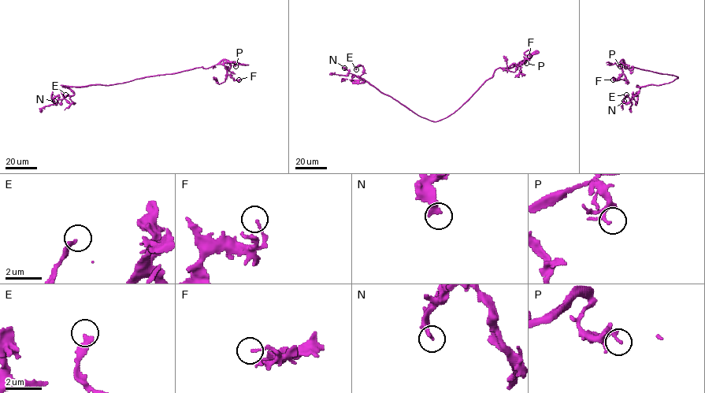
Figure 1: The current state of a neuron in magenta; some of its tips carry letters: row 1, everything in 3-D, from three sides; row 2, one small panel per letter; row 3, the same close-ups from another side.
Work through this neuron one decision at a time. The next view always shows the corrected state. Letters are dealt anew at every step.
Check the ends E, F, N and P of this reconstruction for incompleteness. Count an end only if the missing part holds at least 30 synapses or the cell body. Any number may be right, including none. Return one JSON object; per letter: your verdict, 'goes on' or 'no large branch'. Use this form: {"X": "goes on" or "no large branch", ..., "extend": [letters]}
{"E": "no large branch", "F": "no large branch", "N": "no large branch", "P": "no large branch", "extend": []}

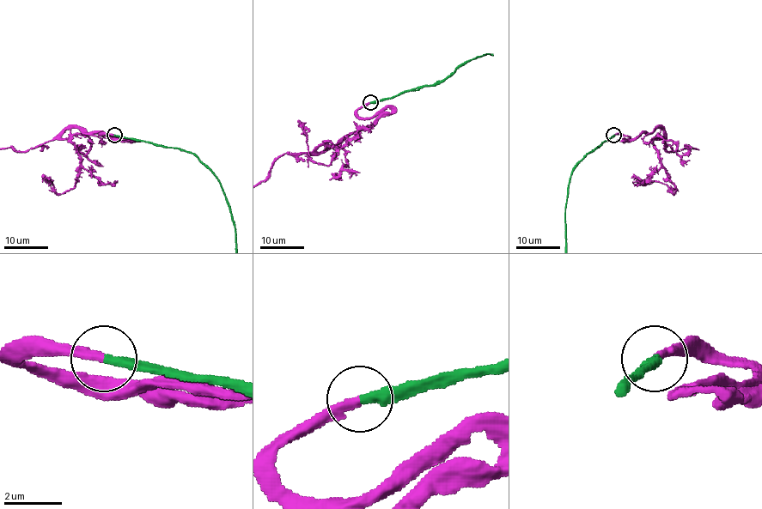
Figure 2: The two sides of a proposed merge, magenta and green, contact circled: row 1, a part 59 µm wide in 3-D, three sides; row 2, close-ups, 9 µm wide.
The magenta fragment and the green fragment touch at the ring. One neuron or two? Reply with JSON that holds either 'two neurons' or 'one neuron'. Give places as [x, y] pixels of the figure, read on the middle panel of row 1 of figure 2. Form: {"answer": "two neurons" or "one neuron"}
{"answer": "one neuron"}

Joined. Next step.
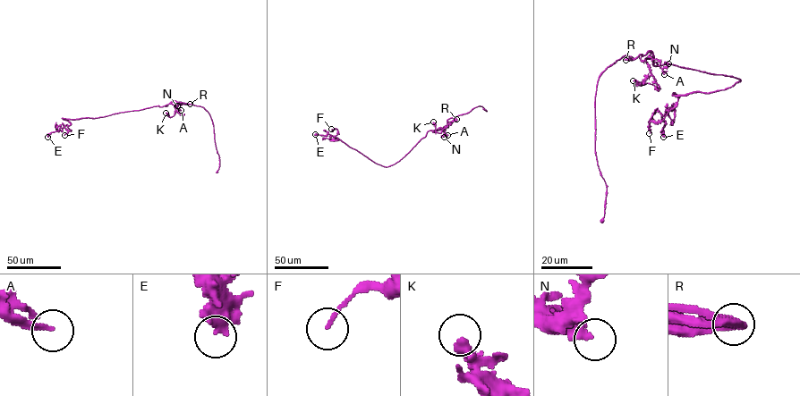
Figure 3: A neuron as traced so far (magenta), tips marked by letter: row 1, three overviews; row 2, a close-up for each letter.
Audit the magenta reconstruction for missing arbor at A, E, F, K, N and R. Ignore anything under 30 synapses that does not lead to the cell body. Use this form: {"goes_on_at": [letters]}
{"goes_on_at": ["A"]}

